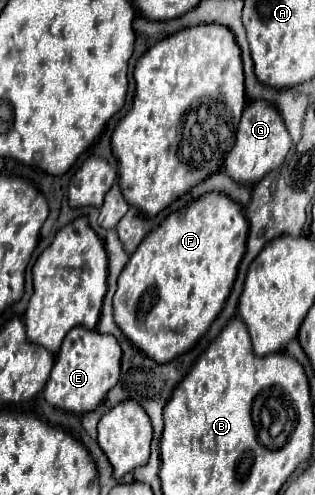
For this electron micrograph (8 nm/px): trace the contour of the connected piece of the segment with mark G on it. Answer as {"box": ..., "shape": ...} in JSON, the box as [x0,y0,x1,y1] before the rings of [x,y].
{"box":[224,101,292,185],"shape":[[[254,101],[244,109],[236,143],[224,161],[224,171],[240,185],[256,185],[266,173],[284,163],[290,147],[292,147],[292,137],[276,107],[272,107],[266,101]]]}

